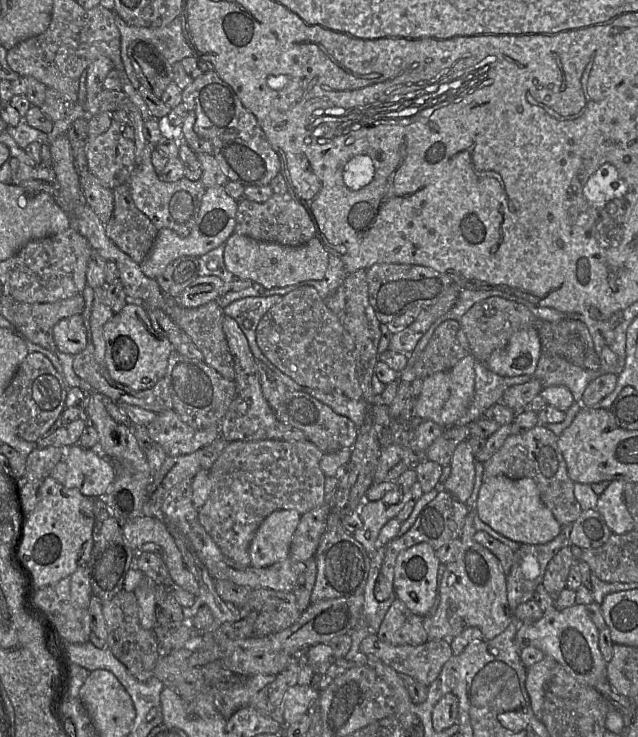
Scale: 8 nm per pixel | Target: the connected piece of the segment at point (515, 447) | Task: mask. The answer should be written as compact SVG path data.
M537 425L526 433L510 435L493 456L483 463L482 481L505 475L513 480L531 478L536 483L543 504L563 526L573 524L583 511L574 496L574 482L567 474L565 460L557 445L558 437L544 425Z

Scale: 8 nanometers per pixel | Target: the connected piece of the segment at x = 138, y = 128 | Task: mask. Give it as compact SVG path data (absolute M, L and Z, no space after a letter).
M103 89L93 99L86 99L81 105L89 115L97 115L100 113L111 114L120 110L127 113L135 130L135 156L136 165L138 165L142 160L142 154L147 145L147 140L143 133L144 119L129 96L122 90L113 91Z

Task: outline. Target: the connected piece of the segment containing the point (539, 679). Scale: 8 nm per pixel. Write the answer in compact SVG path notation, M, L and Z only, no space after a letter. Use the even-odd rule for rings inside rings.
M545 655L541 661L527 668L526 690L532 710L539 721L541 721L545 685L552 677L556 665L560 664L553 657Z

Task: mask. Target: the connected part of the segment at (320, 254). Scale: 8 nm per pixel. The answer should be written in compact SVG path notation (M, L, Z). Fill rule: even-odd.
M233 233L224 245L226 268L235 277L251 280L266 289L286 287L308 280L321 280L329 263L329 252L317 235L303 245L285 246Z

